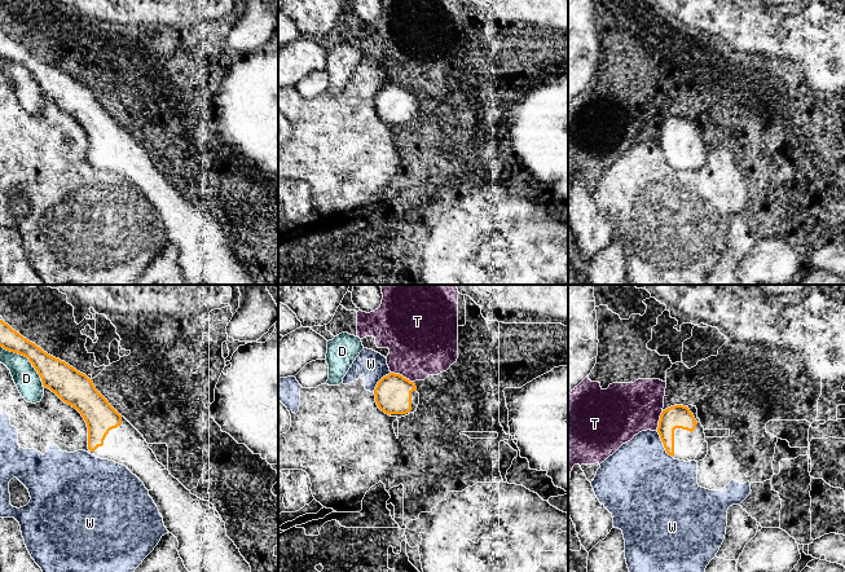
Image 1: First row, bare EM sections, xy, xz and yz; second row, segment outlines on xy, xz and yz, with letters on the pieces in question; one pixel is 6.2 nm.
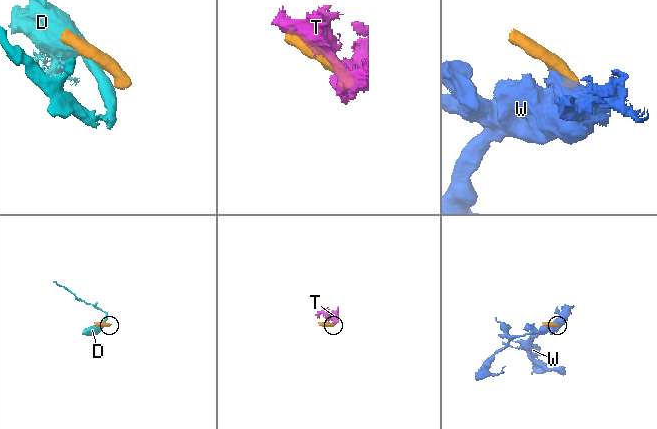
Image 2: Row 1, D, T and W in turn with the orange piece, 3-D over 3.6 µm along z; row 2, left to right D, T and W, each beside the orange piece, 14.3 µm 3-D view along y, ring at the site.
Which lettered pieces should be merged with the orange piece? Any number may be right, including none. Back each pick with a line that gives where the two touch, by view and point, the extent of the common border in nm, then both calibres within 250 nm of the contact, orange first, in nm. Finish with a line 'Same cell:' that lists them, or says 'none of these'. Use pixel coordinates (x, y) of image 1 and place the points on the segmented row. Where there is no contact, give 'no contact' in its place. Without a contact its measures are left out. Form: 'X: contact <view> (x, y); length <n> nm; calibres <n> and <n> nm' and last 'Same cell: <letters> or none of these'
Same cell: none of these

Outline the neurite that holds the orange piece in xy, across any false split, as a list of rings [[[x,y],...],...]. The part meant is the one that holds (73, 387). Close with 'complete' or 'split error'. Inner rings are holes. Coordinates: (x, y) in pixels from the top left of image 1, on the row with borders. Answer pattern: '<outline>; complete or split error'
[[[0,320],[0,347],[28,358],[43,386],[75,408],[88,427],[88,449],[101,459],[126,466],[148,490],[170,471],[158,468],[158,459],[144,436],[96,390],[92,379],[65,361],[44,352]]]; split error

